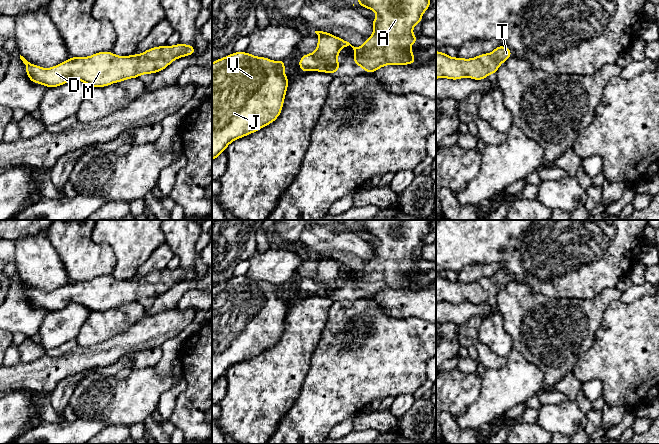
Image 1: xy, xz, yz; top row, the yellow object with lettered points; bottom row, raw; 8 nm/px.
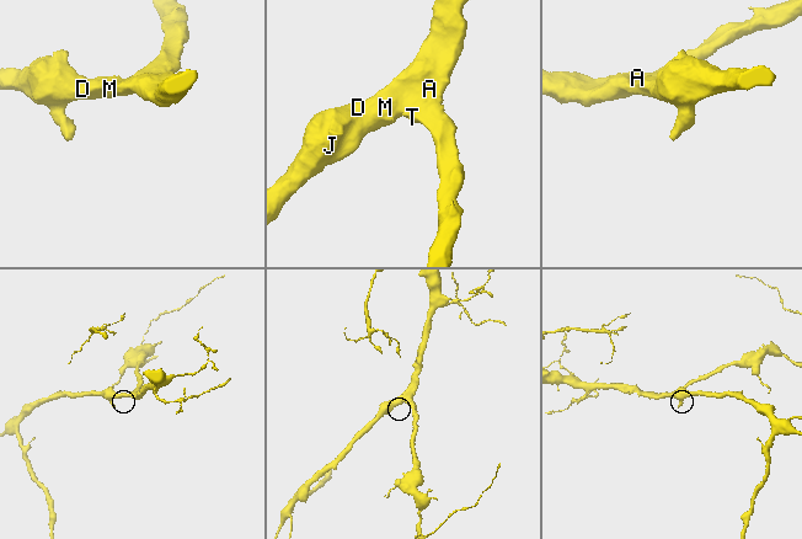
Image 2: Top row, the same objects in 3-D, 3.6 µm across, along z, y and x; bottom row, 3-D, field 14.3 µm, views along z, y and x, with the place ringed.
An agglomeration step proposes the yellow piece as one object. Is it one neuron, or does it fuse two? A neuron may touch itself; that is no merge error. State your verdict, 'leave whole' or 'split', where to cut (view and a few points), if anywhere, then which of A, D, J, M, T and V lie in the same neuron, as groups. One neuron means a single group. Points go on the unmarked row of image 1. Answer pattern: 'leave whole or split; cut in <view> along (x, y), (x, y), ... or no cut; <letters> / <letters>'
leave whole; no cut; A D J M T V

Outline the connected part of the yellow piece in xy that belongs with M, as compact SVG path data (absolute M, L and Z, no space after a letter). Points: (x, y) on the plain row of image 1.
M180 266L175 270L153 271L140 279L116 280L111 275L104 275L89 281L70 281L49 293L31 288L21 279L20 283L26 289L30 305L47 312L61 310L72 303L82 305L89 311L106 311L142 298L160 296L174 284L194 277L195 270Z

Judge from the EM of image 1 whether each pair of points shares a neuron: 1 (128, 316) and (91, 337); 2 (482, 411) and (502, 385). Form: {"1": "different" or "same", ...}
{"1": "same", "2": "same"}

